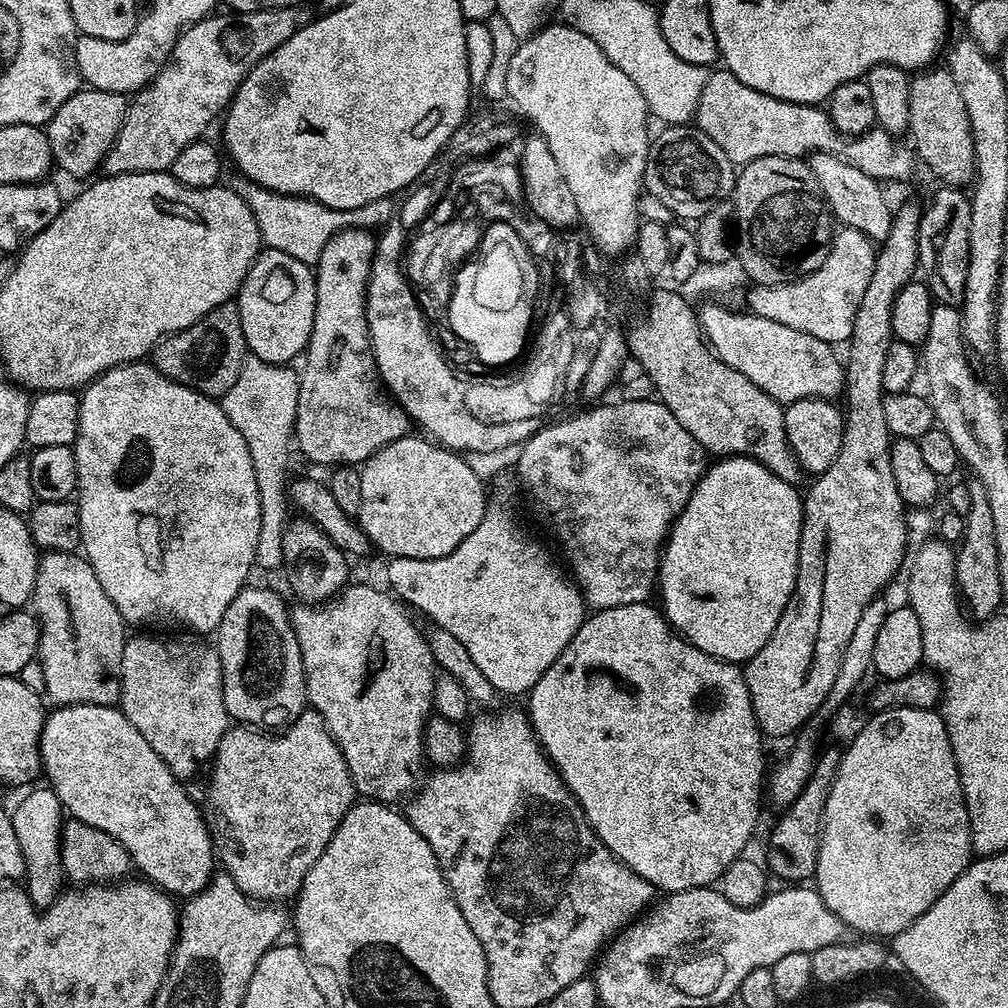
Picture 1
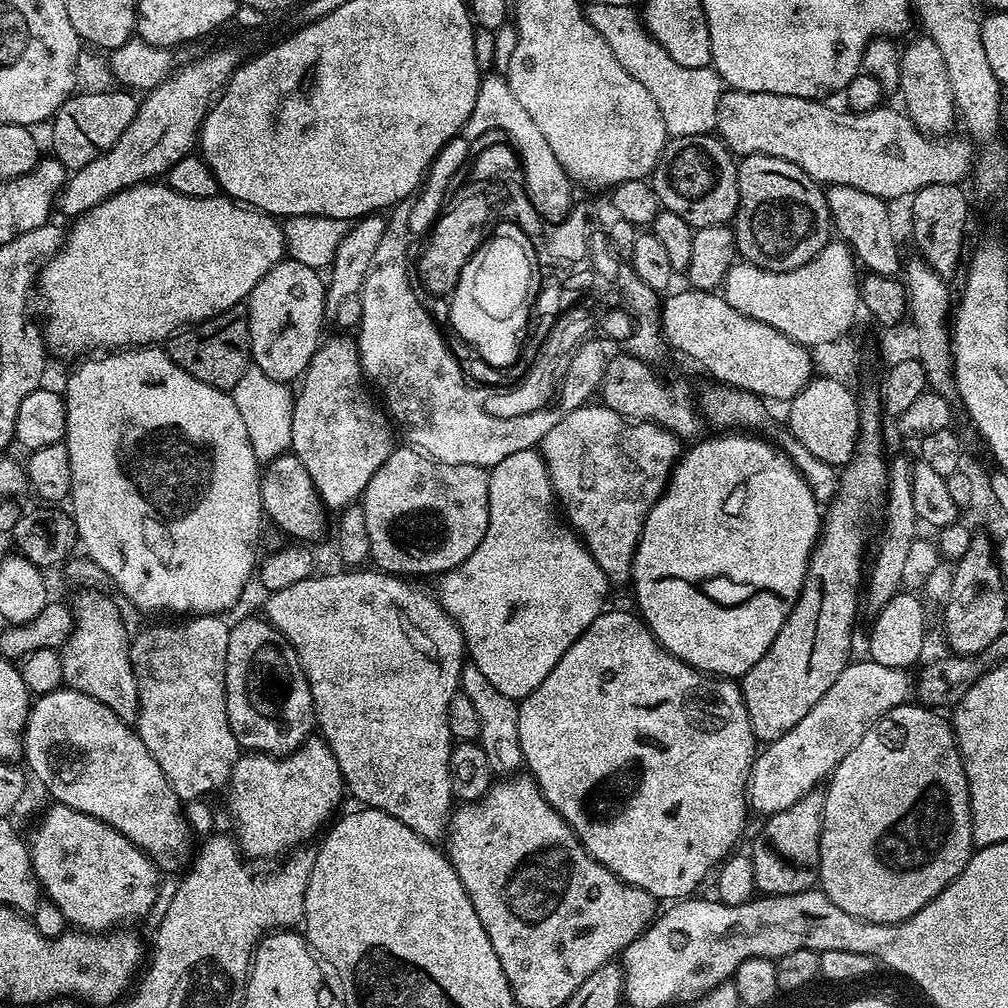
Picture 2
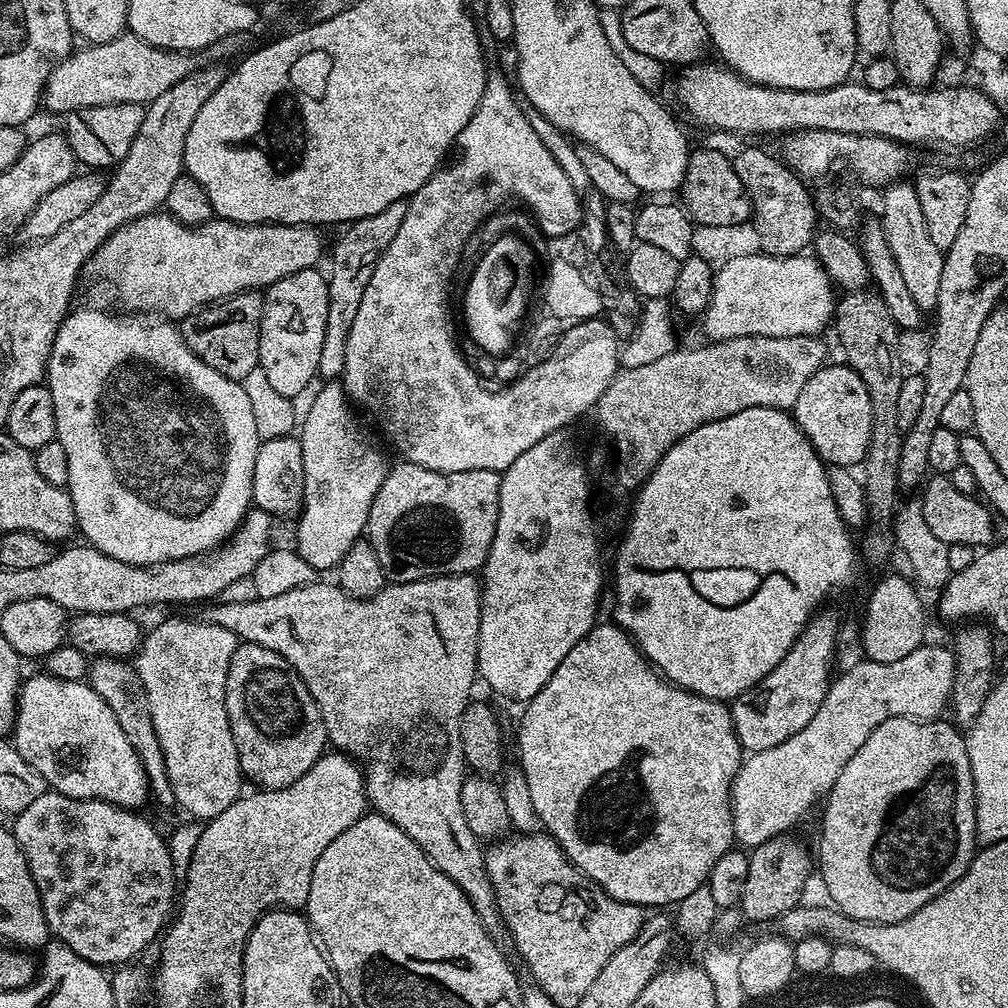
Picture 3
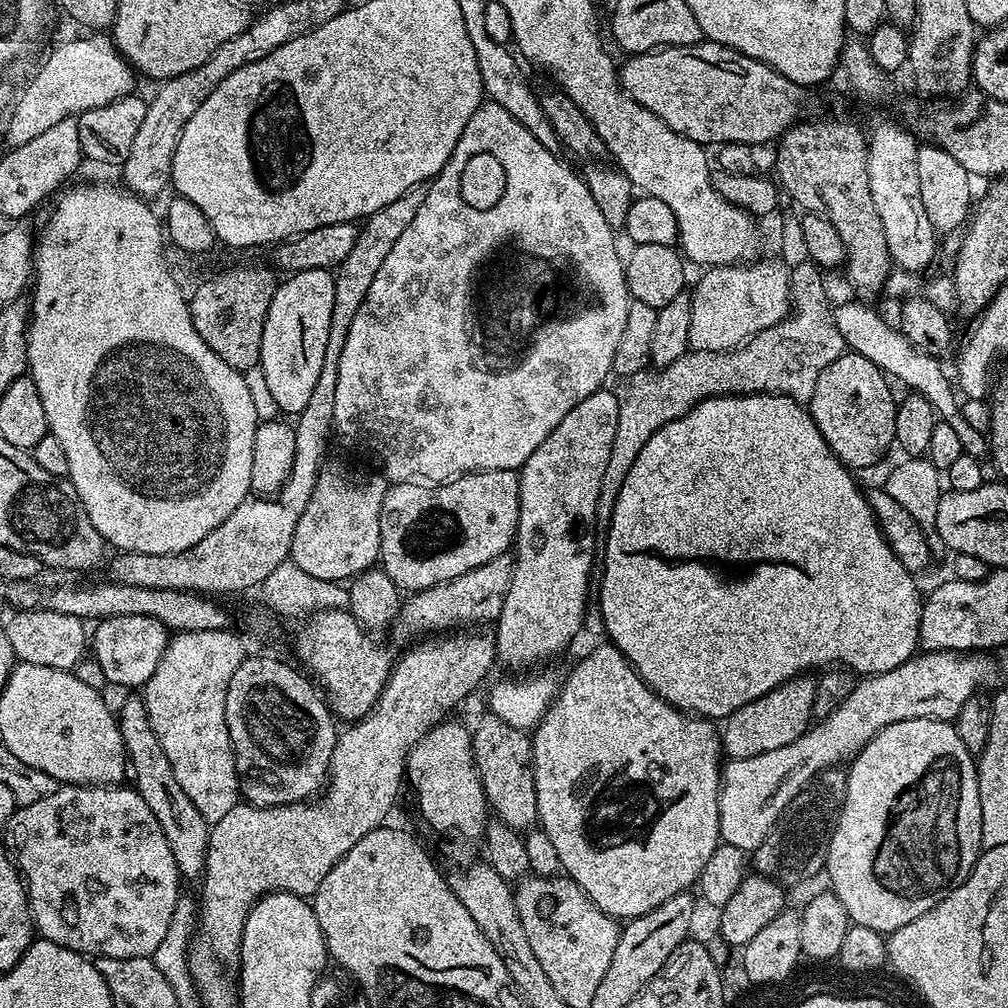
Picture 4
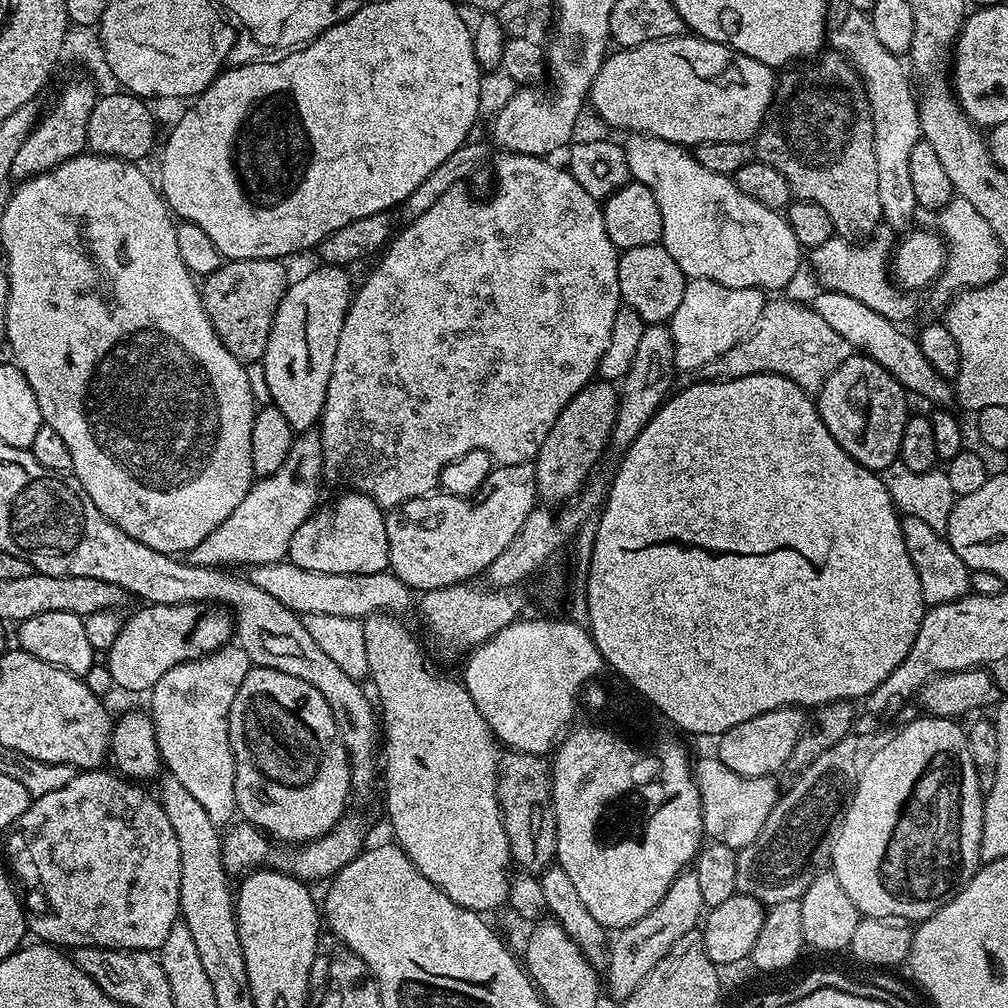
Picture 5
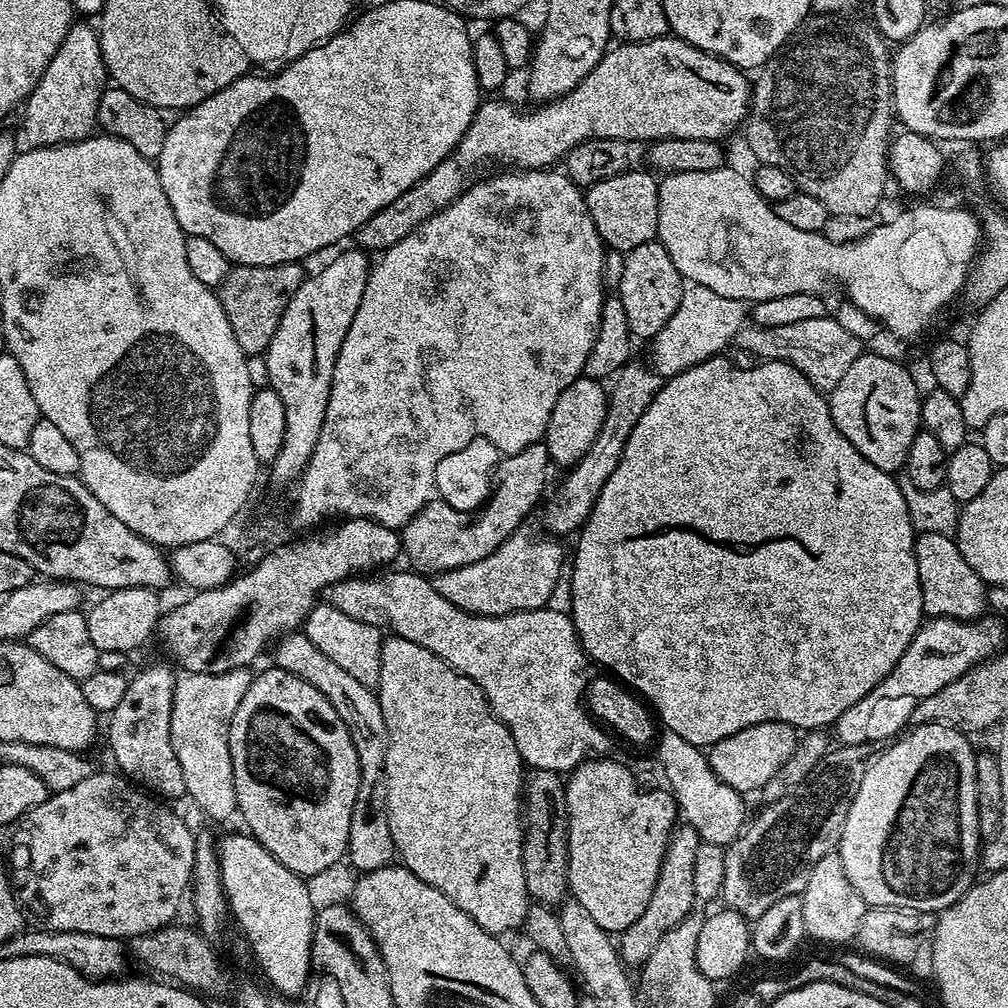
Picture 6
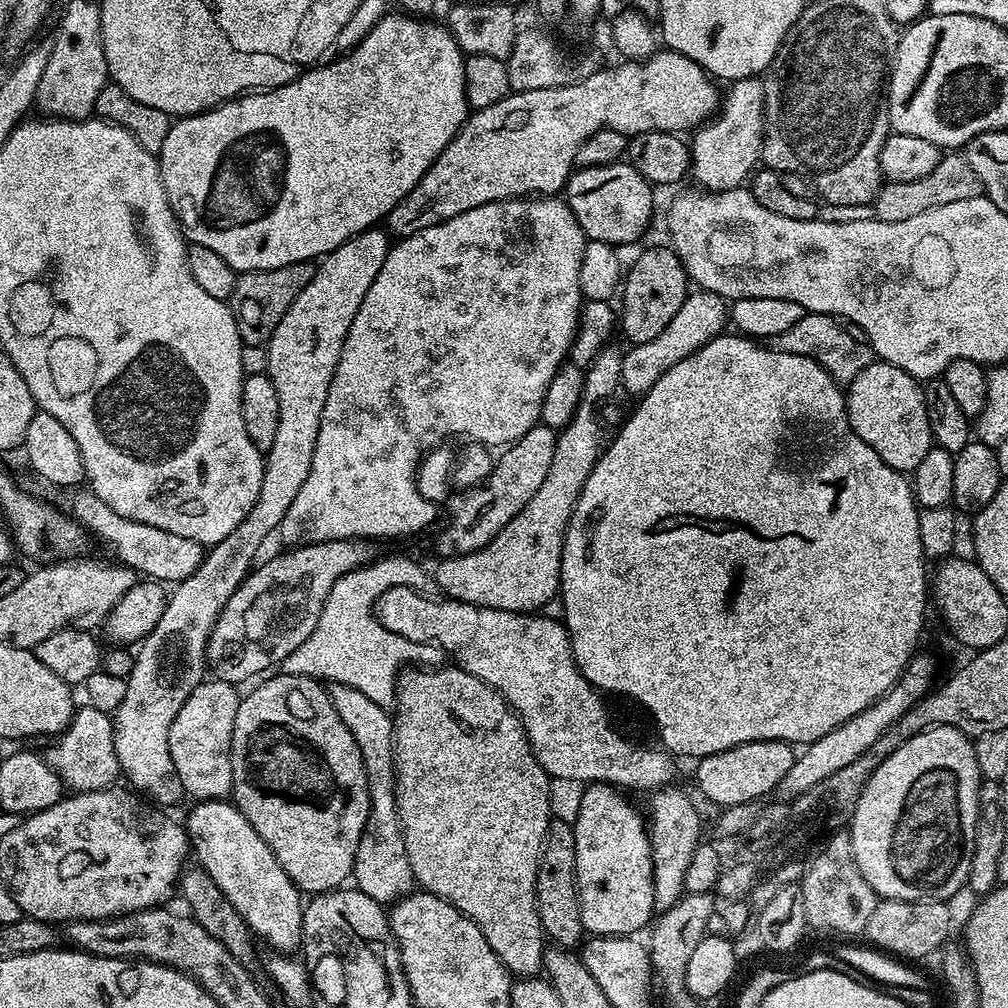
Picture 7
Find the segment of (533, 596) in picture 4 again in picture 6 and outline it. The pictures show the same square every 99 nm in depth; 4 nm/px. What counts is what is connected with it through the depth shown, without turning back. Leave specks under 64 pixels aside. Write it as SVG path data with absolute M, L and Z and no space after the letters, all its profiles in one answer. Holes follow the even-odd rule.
M583 375L570 382L562 394L558 394L558 402L554 402L542 441L548 448L548 458L553 465L561 464L564 470L571 469L580 461L582 454L590 450L598 430L602 430L602 418L606 418L608 413L608 392L604 387L601 381Z

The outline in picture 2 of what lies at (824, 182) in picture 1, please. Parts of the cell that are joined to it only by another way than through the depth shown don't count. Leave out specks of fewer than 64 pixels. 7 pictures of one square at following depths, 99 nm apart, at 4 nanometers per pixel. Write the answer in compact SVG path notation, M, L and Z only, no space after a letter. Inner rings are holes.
M833 184L827 189L828 214L838 233L852 250L861 265L868 267L869 273L877 276L895 277L901 271L900 252L896 249L896 236L892 233L892 216L888 213L889 205L866 194L866 190L854 190L854 186Z

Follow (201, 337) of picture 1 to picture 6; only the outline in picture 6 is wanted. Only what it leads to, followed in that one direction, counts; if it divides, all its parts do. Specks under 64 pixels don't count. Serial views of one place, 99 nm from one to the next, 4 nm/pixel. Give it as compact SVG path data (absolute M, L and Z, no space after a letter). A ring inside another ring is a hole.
M300 262L278 266L242 264L229 267L226 278L220 283L218 295L222 310L226 310L226 322L230 322L230 330L234 330L234 338L238 338L238 346L242 346L245 356L267 353L290 298L294 298L298 286L302 286L306 278L304 267Z

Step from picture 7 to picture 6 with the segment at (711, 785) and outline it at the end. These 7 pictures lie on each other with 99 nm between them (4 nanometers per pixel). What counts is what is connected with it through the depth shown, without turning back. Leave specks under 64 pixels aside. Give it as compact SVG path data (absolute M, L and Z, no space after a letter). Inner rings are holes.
M767 720L746 730L738 730L738 734L730 734L730 738L722 738L707 749L706 755L714 774L726 782L726 786L741 794L756 794L766 786L766 782L770 782L770 778L774 778L774 774L778 774L778 770L782 770L782 766L786 766L797 742L797 729Z

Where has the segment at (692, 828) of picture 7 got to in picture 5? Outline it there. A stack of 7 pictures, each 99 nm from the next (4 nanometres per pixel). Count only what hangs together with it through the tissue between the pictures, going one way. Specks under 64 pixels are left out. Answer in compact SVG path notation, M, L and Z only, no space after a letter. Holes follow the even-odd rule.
M695 870L680 871L674 878L674 882L670 882L670 890L666 890L662 902L658 902L658 906L654 906L654 910L650 910L650 914L638 918L638 922L619 929L615 933L616 941L613 944L611 941L606 952L607 995L609 992L617 1002L628 1000L630 994L634 994L634 990L638 990L642 978L646 978L646 974L650 974L650 970L654 970L654 966L658 966L658 962L662 962L662 958L668 953L670 946L674 946L674 942L678 942L678 938L682 938L682 934L693 931L701 923L705 912L702 893L698 886L698 874Z

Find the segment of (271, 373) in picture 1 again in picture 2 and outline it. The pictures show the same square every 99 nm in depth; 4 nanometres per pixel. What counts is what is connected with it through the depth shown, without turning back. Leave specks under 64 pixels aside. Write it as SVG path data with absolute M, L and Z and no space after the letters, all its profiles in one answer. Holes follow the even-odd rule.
M250 366L242 378L230 389L234 398L234 406L238 406L238 414L242 414L242 422L246 422L246 434L250 434L250 446L254 446L257 460L267 462L285 455L292 447L292 410L294 392L285 381L270 378L270 374L262 374L262 370Z

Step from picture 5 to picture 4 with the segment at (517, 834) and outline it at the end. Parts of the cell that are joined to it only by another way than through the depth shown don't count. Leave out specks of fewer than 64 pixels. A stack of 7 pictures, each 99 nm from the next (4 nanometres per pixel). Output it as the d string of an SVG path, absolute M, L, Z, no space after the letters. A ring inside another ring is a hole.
M485 714L477 722L476 728L474 724L471 733L476 773L484 787L484 796L488 800L491 815L519 834L531 829L538 820L538 794L534 786L531 735L491 714Z

